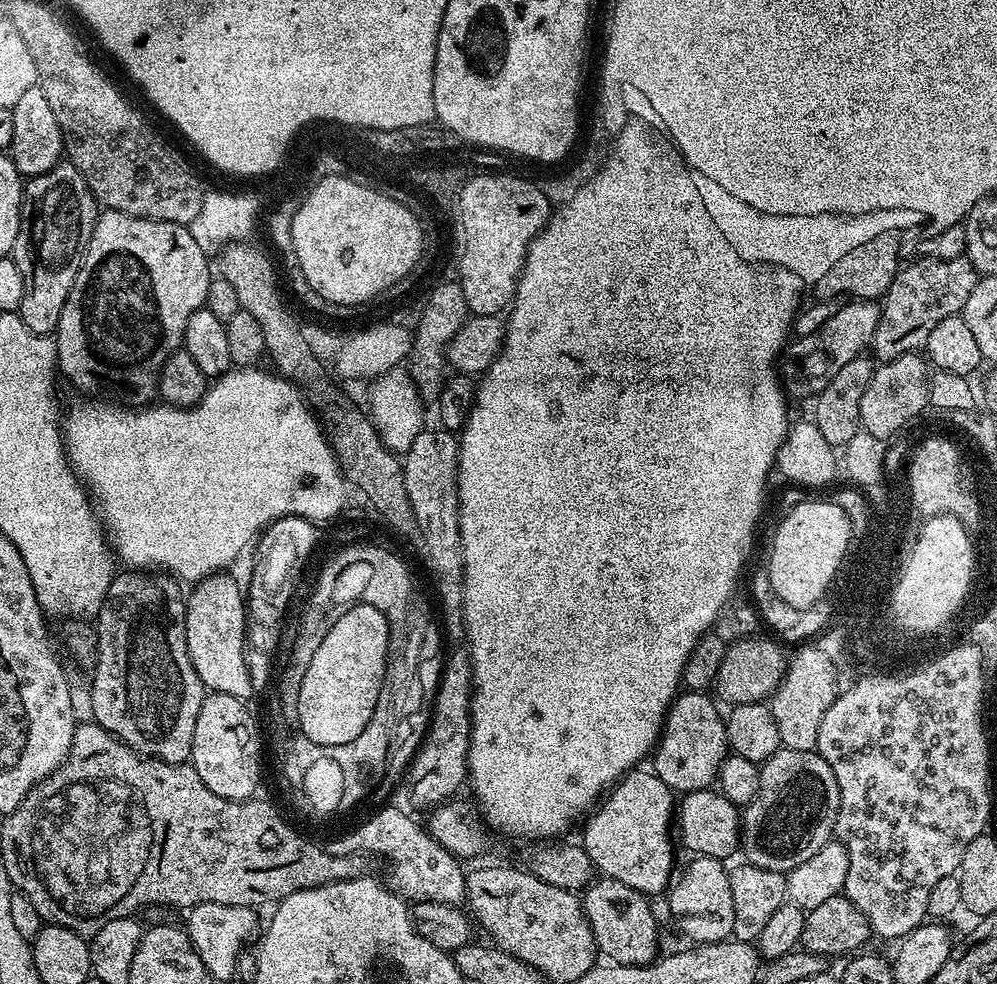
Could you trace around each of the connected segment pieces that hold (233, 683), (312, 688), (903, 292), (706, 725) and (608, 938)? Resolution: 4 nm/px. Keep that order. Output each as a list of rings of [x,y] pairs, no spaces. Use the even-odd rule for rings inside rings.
[[[217,574],[195,581],[196,588],[186,596],[184,621],[186,646],[190,662],[208,692],[221,692],[248,698],[253,695],[251,678],[244,657],[245,611],[244,592],[232,574]]]
[[[356,604],[347,608],[330,626],[326,638],[320,640],[314,658],[310,658],[310,667],[306,678],[302,678],[302,690],[296,695],[295,723],[300,723],[299,731],[305,738],[320,745],[339,745],[353,742],[363,727],[370,721],[370,716],[378,702],[380,684],[384,682],[385,668],[388,664],[389,622],[384,612],[373,604]]]
[[[897,272],[894,282],[882,297],[878,330],[870,345],[871,355],[880,364],[885,364],[907,352],[919,353],[925,347],[920,338],[928,340],[930,330],[934,330],[934,326],[942,322],[944,314],[958,316],[963,313],[966,298],[970,298],[970,286],[975,286],[977,279],[978,274],[903,276],[901,272]]]
[[[687,690],[681,691],[672,701],[672,706],[668,710],[668,717],[664,720],[664,730],[660,733],[660,739],[654,749],[654,757],[656,756],[654,771],[658,778],[662,778],[662,782],[666,782],[666,786],[672,788],[673,793],[697,792],[703,788],[712,788],[717,783],[720,767],[724,759],[729,756],[730,749],[726,720],[722,712],[720,716],[715,703],[717,704],[717,701],[711,695]]]
[[[600,878],[588,885],[582,896],[584,913],[592,927],[597,949],[603,955],[605,952],[609,961],[647,966],[657,959],[661,929],[654,920],[649,901],[645,893],[635,892],[617,880]]]

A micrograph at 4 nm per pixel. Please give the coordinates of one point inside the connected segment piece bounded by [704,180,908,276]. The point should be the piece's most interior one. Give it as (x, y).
(809, 246)

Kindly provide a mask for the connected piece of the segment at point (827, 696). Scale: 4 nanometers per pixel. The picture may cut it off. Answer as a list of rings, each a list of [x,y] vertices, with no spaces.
[[[803,646],[797,647],[796,650],[796,657],[787,661],[782,682],[770,697],[770,707],[774,714],[774,722],[778,722],[778,738],[781,745],[790,750],[814,752],[822,718],[826,718],[826,710],[830,710],[830,706],[835,702],[832,698],[835,681],[832,666],[824,655],[807,651]]]

